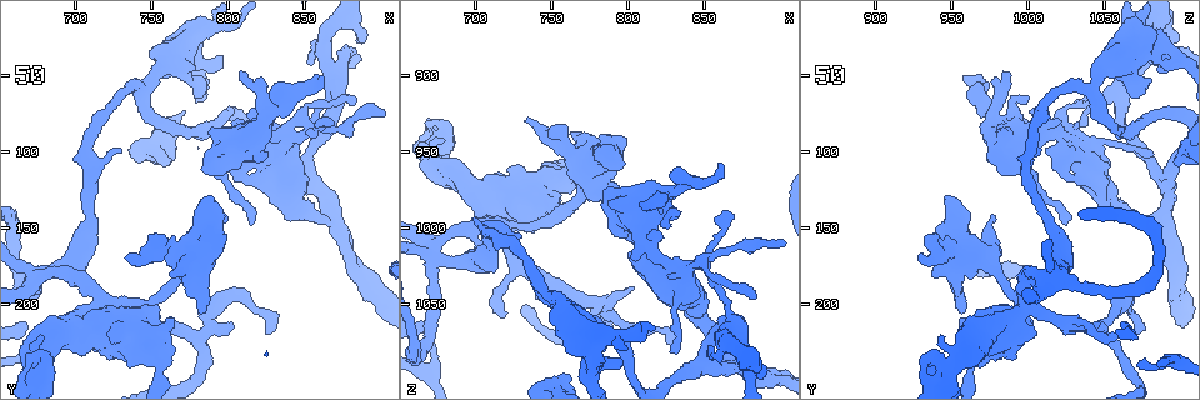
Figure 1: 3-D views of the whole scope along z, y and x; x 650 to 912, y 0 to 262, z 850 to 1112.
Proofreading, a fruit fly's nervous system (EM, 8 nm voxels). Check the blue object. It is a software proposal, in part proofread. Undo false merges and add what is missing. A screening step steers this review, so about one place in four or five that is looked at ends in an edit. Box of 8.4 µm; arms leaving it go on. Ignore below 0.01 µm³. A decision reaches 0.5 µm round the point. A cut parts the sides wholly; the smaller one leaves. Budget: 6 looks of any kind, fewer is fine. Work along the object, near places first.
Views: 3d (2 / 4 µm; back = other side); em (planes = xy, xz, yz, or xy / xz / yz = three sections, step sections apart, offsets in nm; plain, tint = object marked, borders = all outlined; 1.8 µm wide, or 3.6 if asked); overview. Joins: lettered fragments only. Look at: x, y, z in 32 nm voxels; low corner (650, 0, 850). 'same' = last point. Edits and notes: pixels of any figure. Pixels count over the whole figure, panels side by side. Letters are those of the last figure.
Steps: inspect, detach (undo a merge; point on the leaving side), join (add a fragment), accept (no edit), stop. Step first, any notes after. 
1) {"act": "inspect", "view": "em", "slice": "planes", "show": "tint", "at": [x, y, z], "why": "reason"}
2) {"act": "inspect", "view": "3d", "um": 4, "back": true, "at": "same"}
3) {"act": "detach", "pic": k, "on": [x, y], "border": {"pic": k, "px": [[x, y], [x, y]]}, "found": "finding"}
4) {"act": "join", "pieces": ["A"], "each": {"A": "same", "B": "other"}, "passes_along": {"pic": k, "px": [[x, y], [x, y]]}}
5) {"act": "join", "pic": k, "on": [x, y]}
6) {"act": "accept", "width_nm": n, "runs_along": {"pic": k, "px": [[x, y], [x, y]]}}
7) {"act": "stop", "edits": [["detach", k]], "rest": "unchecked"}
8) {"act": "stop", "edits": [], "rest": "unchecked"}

{"act": "inspect", "view": "em", "slice": "yz", "step": 16, "show": "plain", "at": [846, 116, 1090], "why": "three arms meet"}

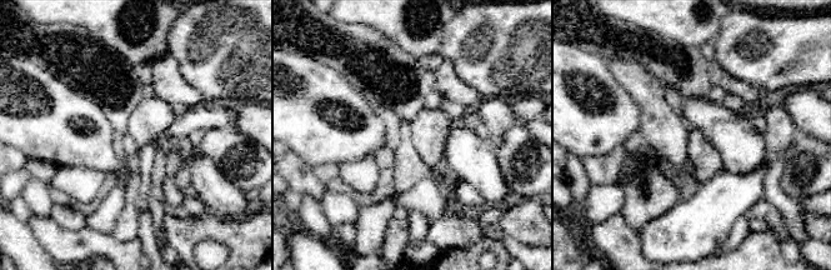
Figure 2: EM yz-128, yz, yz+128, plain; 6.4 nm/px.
{"act": "inspect", "view": "em", "slice": "yz", "step": 16, "show": "borders", "at": "same"}

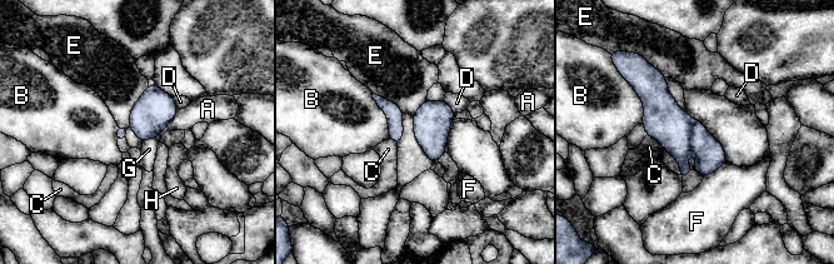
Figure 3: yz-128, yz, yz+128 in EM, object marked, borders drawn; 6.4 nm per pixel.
{"act": "accept", "width_nm": 220, "each": {"A": "other", "B": "other", "C": "other", "D": "other", "E": "other", "F": "other", "G": "other", "H": "other"}, "runs_along": {"pic": 3, "px": [[654, 73], [707, 172]]}, "found": "continuous, no second neuron"}

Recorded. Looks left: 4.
{"act": "inspect", "view": "em", "slice": "planes", "show": "plain", "at": [674, 182, 1014], "why": "abrupt turn"}

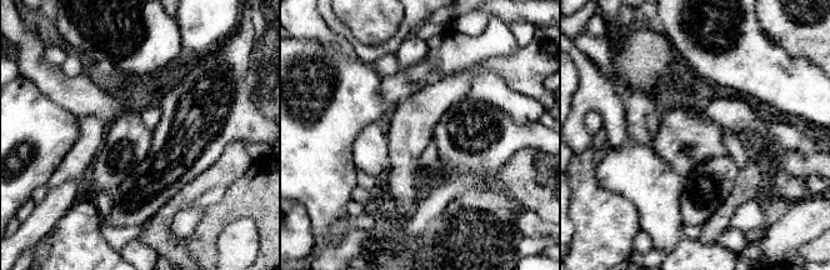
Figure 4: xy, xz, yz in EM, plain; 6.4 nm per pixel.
{"act": "inspect", "view": "em", "slice": "planes", "show": "borders", "at": "same", "why": "what lies round it"}

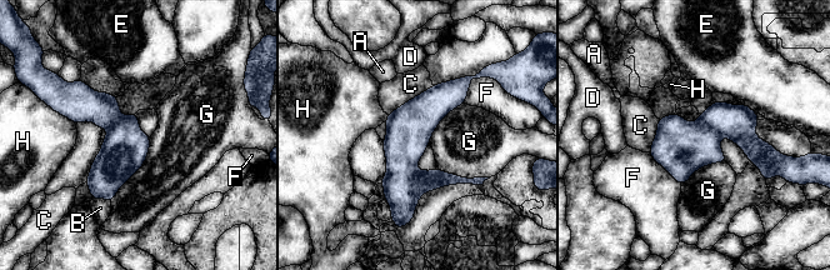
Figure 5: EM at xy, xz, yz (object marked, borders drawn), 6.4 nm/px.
{"act": "accept", "each": {"A": "other", "B": "other", "C": "other", "D": "other", "E": "other", "F": "other", "G": "other", "H": "other"}, "runs_along": {"pic": 5, "px": [[463, 80], [408, 135], [404, 213]]}, "found": "all the same neuron"}

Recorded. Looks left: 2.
{"act": "inspect", "view": "3d", "um": 4, "at": [870, 58, 1060], "why": "abrupt turn"}

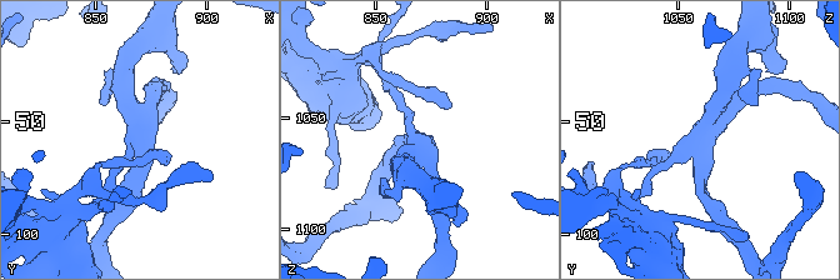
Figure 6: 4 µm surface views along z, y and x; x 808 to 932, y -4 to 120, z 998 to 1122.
{"act": "inspect", "view": "em", "slice": "xz", "step": 4, "show": "borders", "at": [871, 59, 1060], "arms": 4}

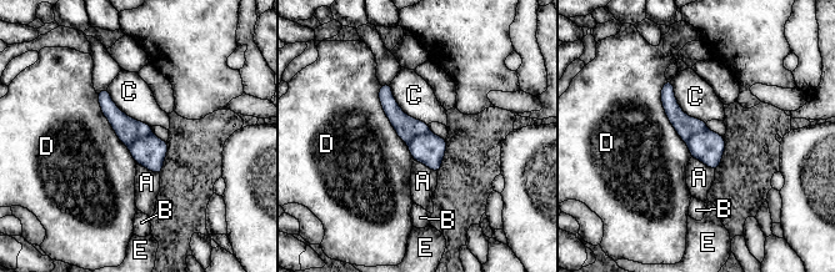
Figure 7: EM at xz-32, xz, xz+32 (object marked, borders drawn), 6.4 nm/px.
{"act": "detach", "pic": 7, "on": [128, 130], "each": {"A": "other", "B": "other", "C": "other", "D": "other", "E": "other"}, "part_leaving": {"pic": 7, "px": [[669, 84], [685, 136]]}, "found": "two neurons meet here"}

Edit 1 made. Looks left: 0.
{"act": "stop", "edits": [["detach", 7]], "rest": "unchecked"}

